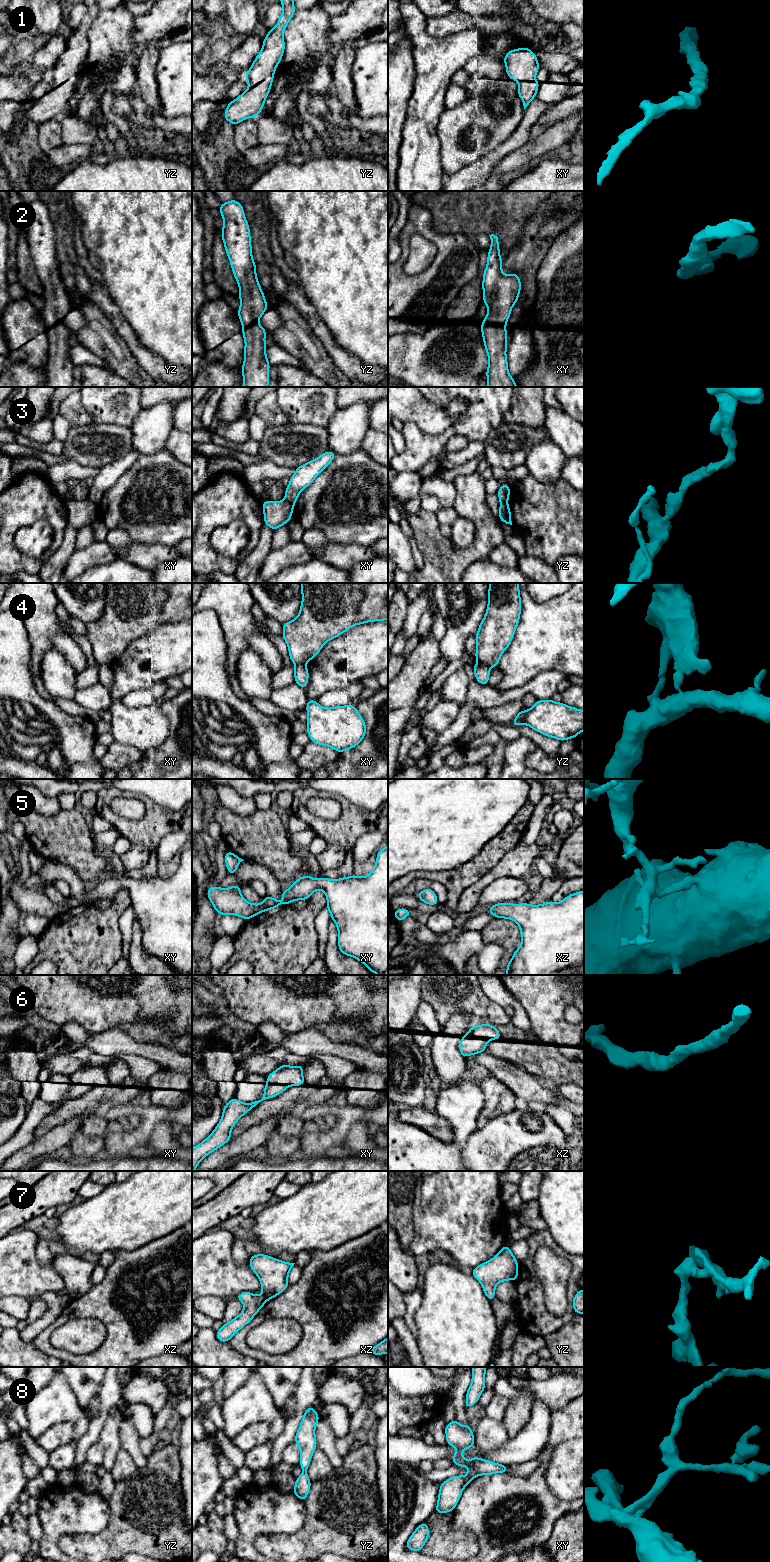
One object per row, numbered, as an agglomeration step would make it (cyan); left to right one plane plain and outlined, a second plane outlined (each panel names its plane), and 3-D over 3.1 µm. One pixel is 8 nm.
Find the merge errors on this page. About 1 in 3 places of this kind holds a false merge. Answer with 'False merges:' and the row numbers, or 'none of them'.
False merges: 3, 4, 7

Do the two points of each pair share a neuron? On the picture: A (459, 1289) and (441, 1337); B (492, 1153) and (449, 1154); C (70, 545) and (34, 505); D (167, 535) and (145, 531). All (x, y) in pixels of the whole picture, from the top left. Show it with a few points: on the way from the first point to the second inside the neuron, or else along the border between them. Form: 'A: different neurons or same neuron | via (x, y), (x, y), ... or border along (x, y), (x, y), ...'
A: same neuron | via (455, 1301), (455, 1323), (453, 1325)
B: different neurons | border along (462, 1146), (461, 1160)
C: different neurons | border along (68, 524), (64, 530), (62, 543), (50, 556)
D: same neuron | via (162, 531), (150, 531)

